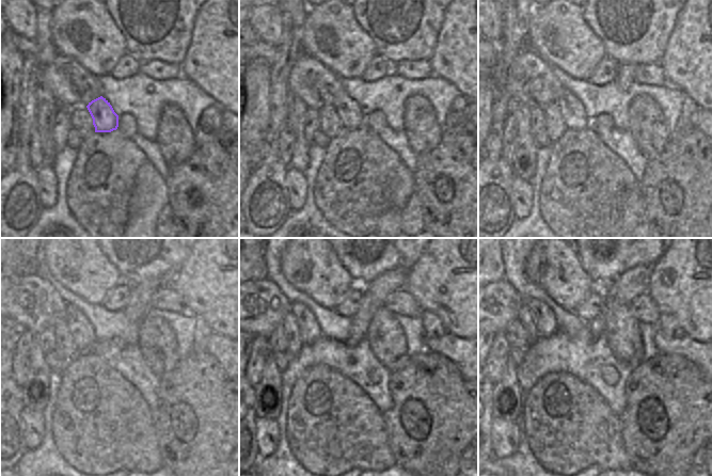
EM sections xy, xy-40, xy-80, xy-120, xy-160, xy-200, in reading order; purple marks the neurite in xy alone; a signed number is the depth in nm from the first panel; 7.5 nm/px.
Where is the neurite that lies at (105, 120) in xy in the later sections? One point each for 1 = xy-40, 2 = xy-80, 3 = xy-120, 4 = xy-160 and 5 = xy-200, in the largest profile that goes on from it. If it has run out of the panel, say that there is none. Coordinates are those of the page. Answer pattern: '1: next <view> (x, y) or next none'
1: next xy-40 (349, 112)
2: next xy-80 (574, 104)
3: next xy-120 (78, 333)
4: next xy-160 (310, 329)
5: next xy-200 (546, 322)

